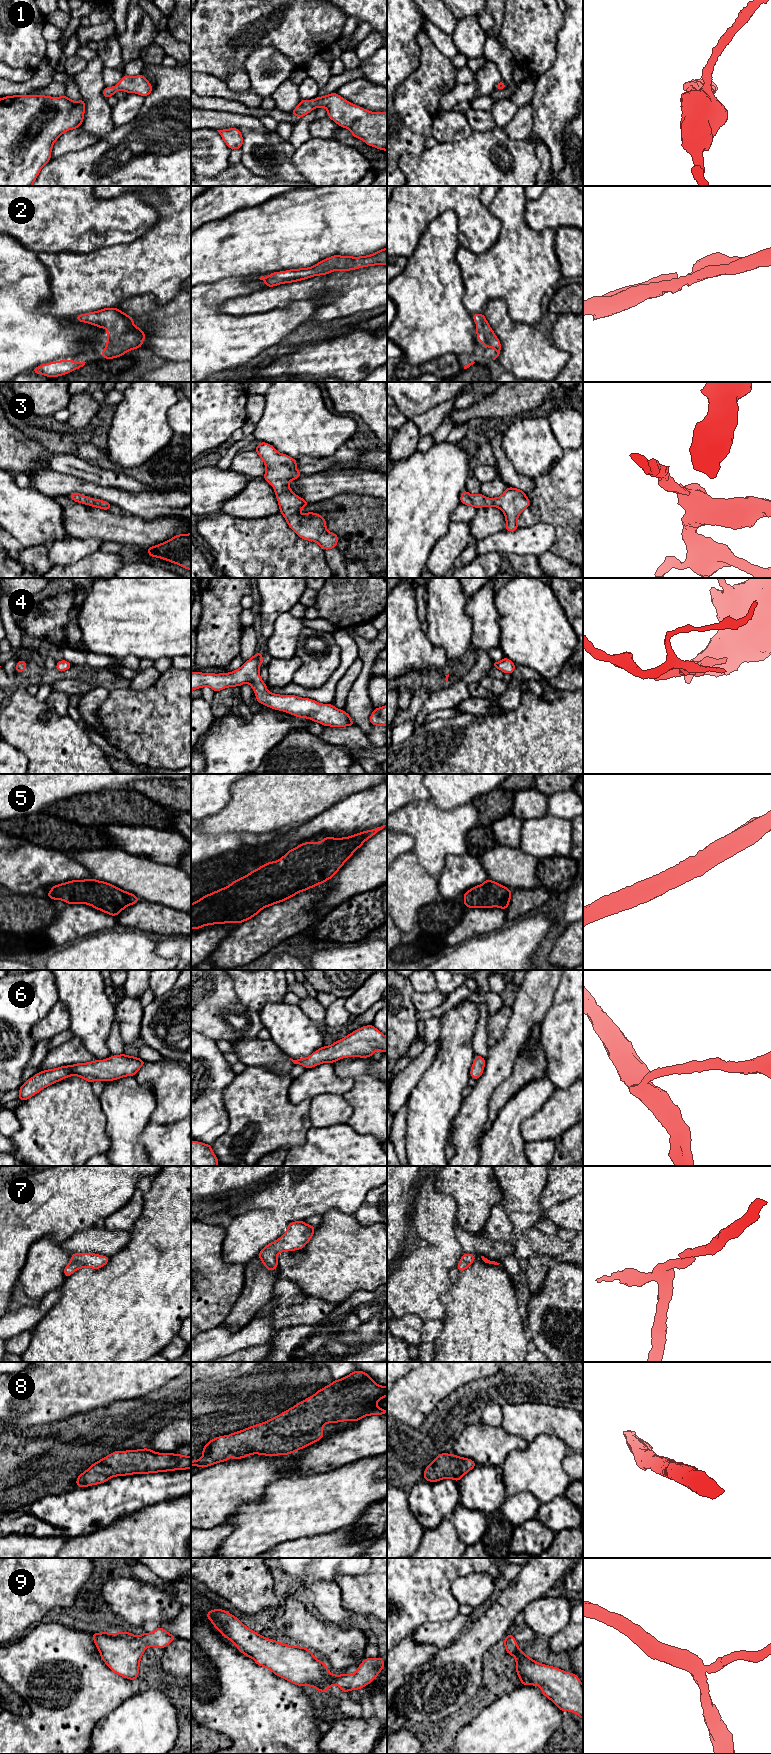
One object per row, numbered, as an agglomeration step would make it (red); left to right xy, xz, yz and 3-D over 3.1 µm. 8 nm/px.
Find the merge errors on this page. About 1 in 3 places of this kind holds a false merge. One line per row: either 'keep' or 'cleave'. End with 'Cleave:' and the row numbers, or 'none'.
1: keep
2: keep
3: keep
4: keep
5: keep
6: keep
7: keep
8: keep
9: keep
Cleave: none

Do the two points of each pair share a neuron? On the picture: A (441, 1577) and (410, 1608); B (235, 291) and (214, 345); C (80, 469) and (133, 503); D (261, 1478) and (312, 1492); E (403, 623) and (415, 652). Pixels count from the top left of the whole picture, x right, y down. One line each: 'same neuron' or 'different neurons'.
A: same neuron
B: same neuron
C: different neurons
D: different neurons
E: same neuron

